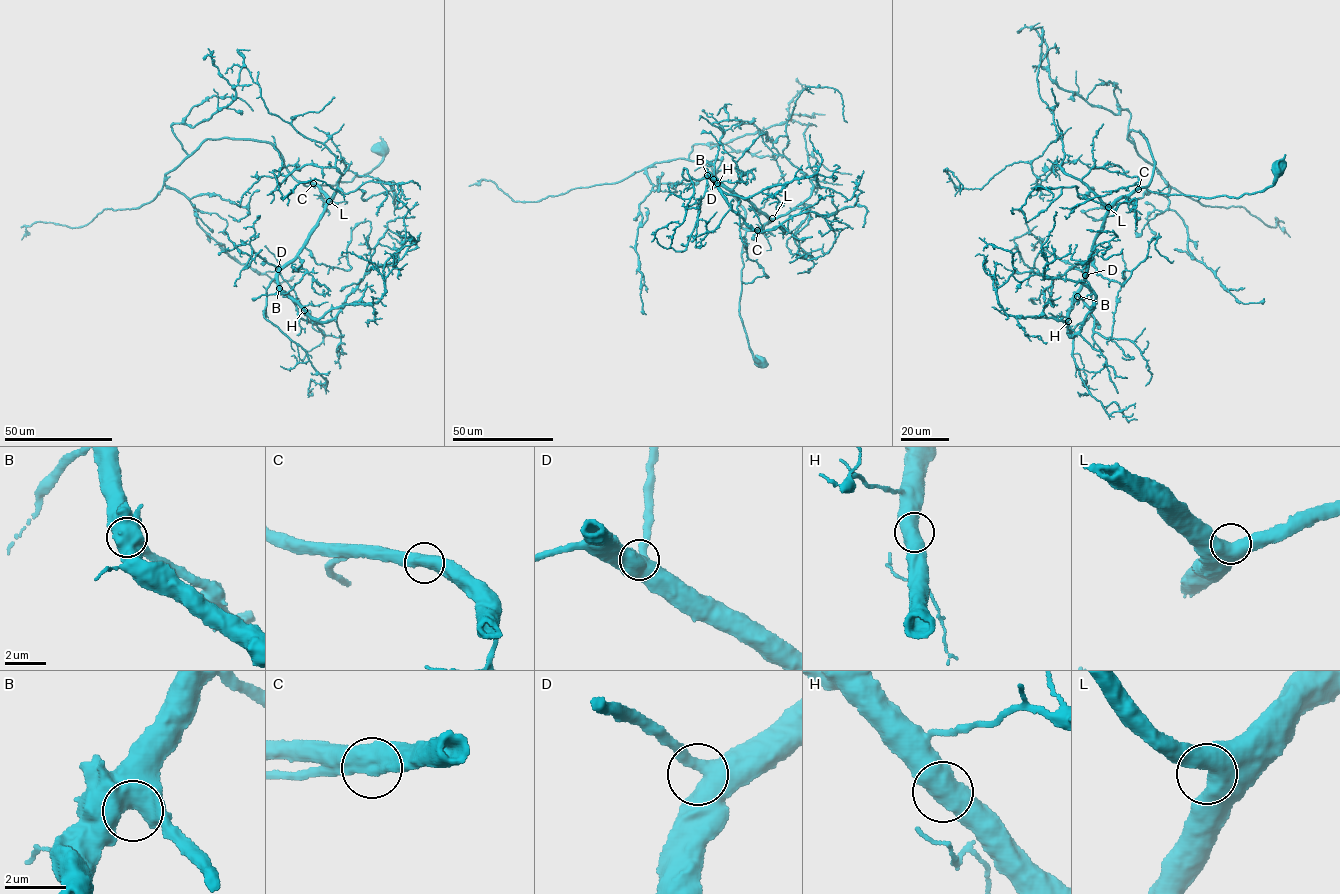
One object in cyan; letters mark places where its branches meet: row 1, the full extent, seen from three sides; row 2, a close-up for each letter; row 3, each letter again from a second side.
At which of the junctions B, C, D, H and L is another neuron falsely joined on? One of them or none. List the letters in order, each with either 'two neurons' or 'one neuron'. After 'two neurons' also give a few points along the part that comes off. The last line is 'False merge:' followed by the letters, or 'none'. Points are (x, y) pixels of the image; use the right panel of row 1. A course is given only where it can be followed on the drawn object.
B: one neuron
C: one neuron
D: one neuron
H: one neuron
L: one neuron
False merge: none

